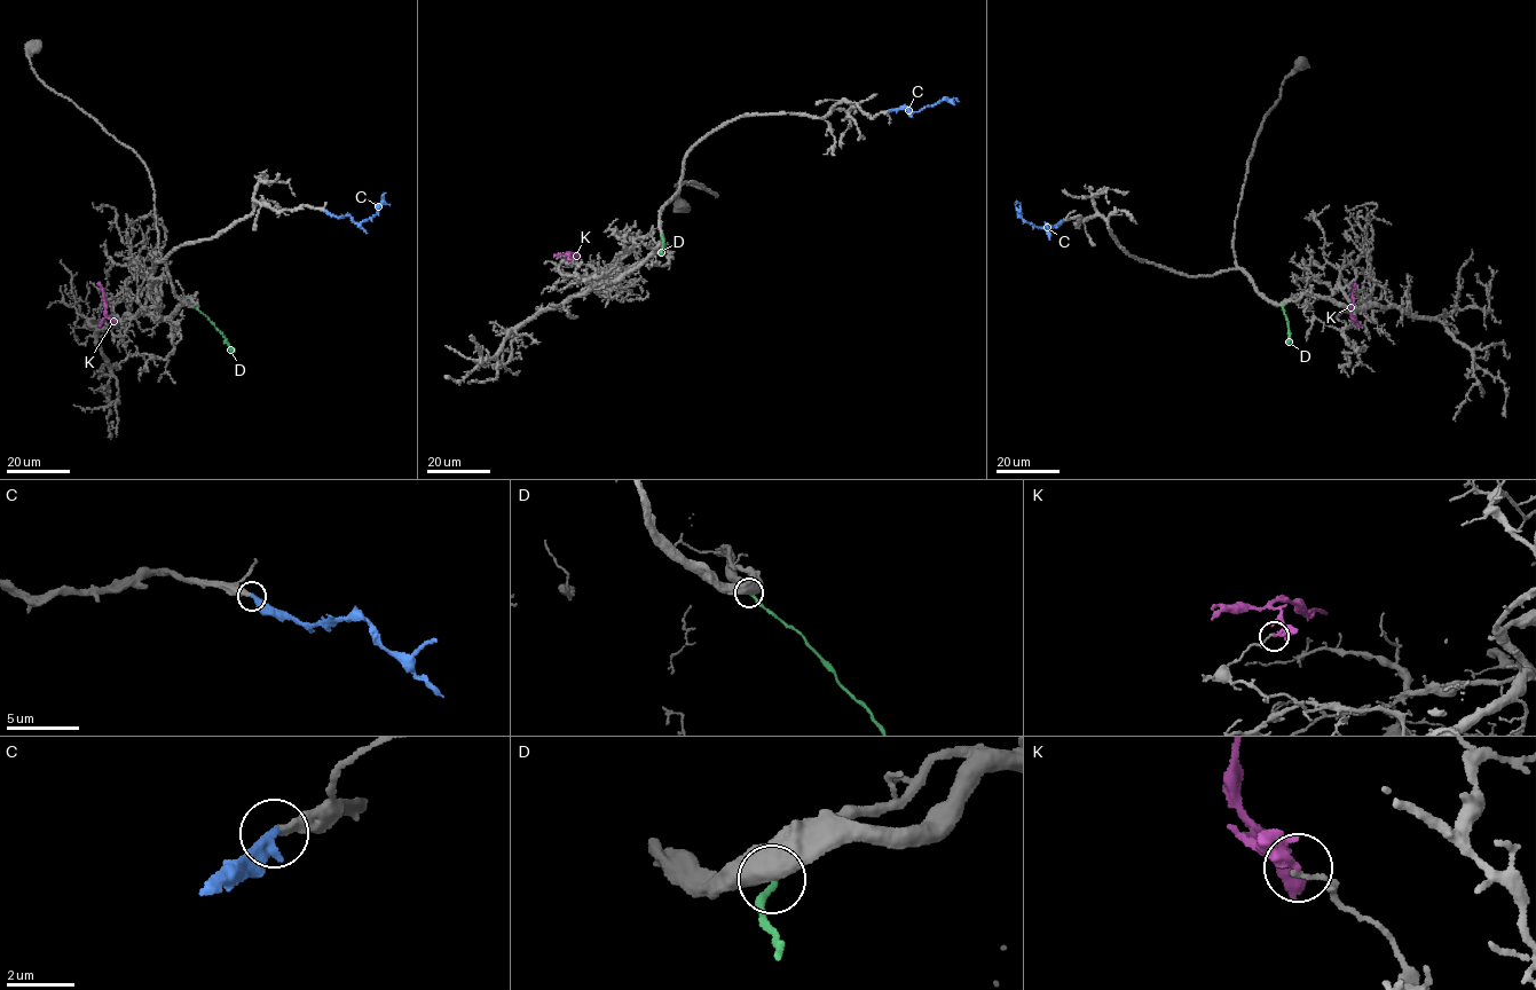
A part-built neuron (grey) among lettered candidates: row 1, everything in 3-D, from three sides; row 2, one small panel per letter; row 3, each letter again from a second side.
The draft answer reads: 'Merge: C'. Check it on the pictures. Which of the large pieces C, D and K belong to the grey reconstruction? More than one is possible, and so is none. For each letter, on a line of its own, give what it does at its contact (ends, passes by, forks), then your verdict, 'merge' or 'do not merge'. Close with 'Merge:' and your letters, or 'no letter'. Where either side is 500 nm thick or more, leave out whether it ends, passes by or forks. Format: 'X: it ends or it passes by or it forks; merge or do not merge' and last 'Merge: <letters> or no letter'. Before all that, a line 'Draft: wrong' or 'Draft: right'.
Draft: right
C: it ends; merge
D: do not merge
K: it ends; do not merge
Merge: C

